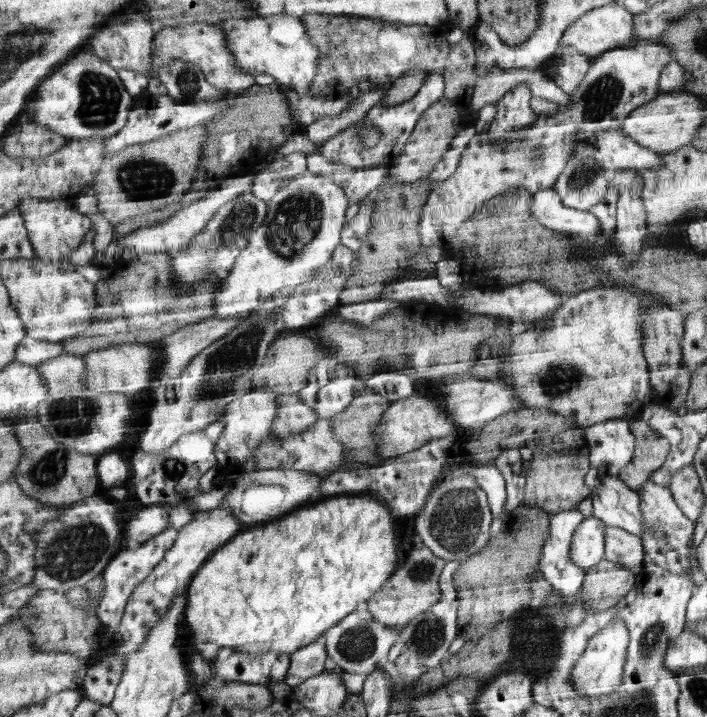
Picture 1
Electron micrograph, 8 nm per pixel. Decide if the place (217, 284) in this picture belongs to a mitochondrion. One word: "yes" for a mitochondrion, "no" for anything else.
no

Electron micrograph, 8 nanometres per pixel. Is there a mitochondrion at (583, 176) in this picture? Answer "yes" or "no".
yes

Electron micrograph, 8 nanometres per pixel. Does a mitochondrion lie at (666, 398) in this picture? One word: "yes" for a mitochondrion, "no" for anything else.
no

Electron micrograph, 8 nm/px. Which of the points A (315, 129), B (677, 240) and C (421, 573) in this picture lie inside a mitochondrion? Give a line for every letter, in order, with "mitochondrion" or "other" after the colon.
A: other
B: other
C: mitochondrion

